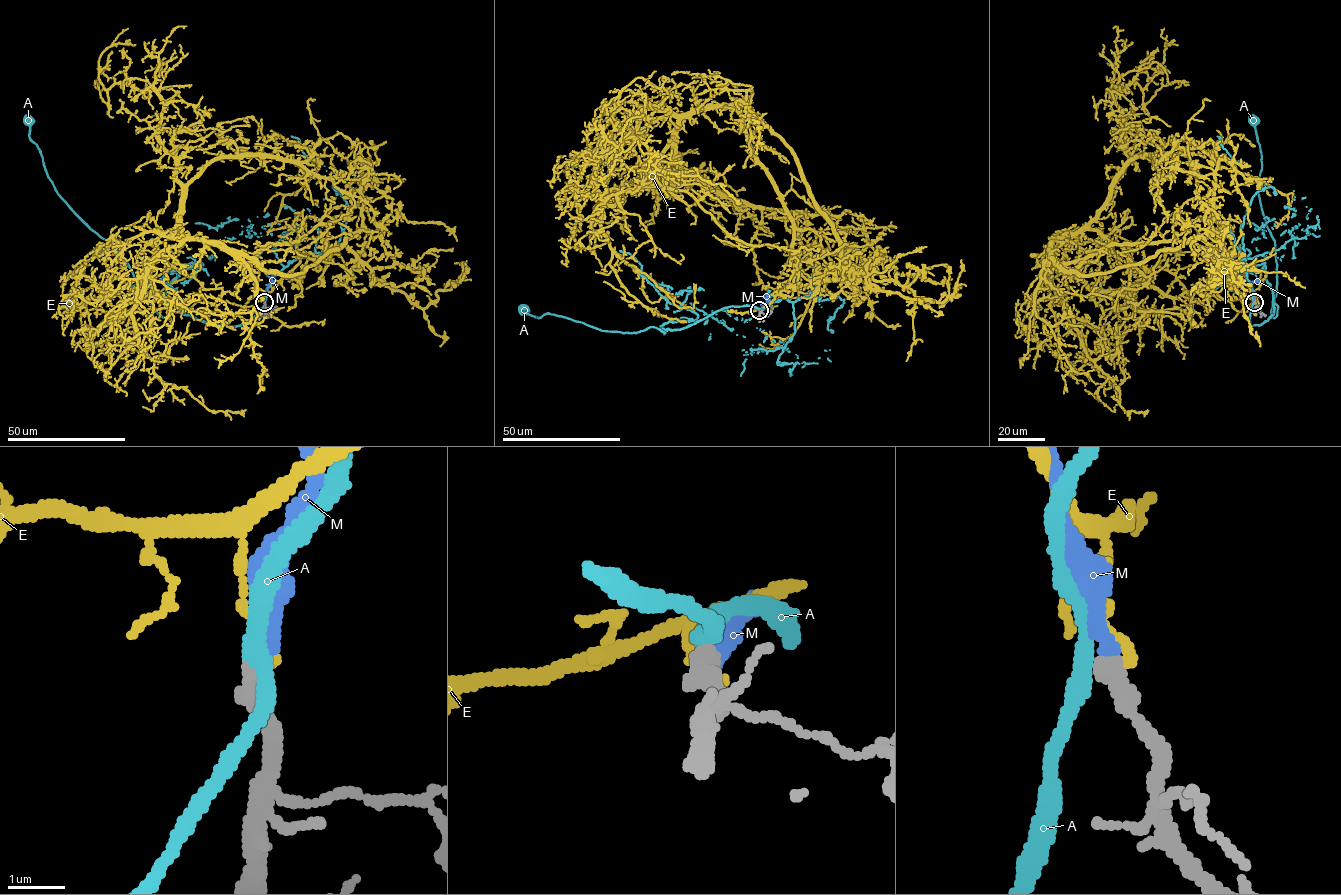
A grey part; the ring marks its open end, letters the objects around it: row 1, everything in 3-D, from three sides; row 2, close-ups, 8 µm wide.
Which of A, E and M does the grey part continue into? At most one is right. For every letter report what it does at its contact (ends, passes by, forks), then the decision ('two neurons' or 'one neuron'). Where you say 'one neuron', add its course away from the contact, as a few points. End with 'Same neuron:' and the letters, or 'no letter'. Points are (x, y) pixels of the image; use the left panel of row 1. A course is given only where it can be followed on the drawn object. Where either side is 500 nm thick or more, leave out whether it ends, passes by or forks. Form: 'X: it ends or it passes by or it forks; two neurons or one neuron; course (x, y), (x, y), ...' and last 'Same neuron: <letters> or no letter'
A: it passes by; two neurons
E: it ends; two neurons
M: it ends; one neuron; course (264, 301), (272, 275), (269, 273)
Same neuron: M

